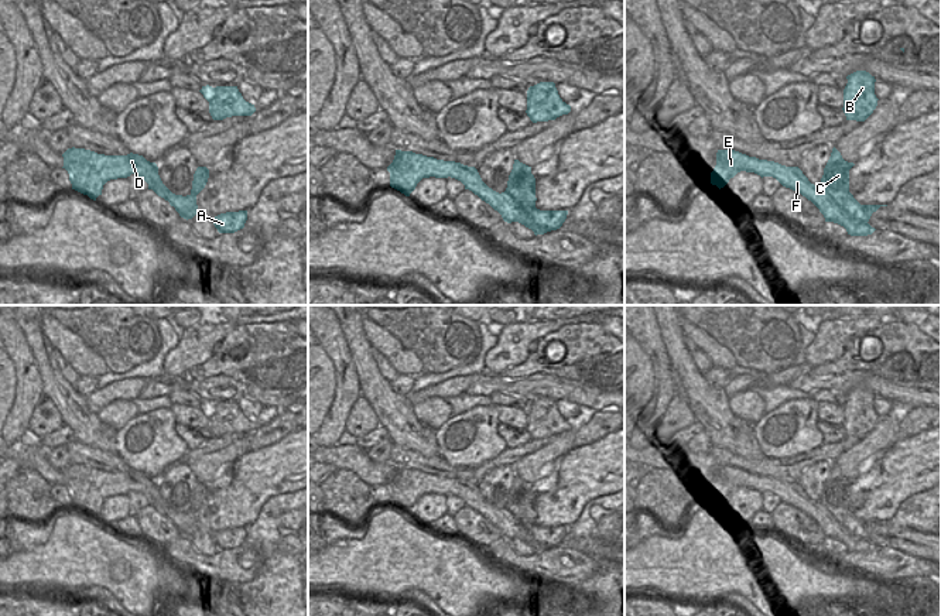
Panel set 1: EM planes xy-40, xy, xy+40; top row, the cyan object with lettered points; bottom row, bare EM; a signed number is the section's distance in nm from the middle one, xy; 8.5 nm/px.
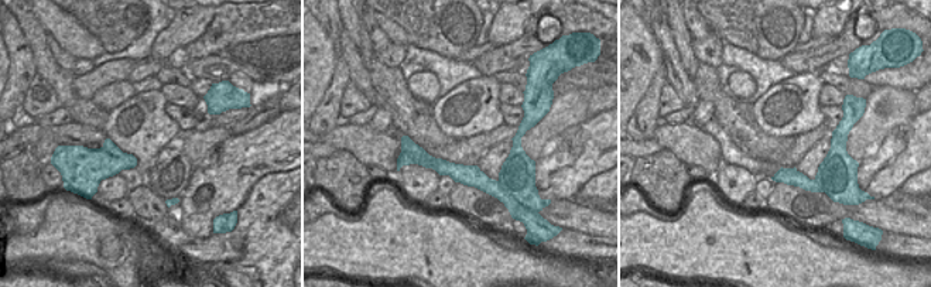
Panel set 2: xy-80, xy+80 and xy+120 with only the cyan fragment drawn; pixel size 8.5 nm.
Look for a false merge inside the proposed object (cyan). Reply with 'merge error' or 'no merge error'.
merge error

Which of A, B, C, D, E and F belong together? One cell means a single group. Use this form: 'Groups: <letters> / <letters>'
Groups: A B C / D E F.

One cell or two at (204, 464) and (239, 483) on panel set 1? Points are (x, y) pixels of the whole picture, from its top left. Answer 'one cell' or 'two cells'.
two cells

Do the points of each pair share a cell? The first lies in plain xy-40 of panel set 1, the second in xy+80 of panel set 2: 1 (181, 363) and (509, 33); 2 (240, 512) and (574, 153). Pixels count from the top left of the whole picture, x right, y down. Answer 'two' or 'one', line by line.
1: one
2: one

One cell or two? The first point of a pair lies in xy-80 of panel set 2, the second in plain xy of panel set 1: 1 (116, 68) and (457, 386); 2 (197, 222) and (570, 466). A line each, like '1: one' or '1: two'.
1: one
2: one

